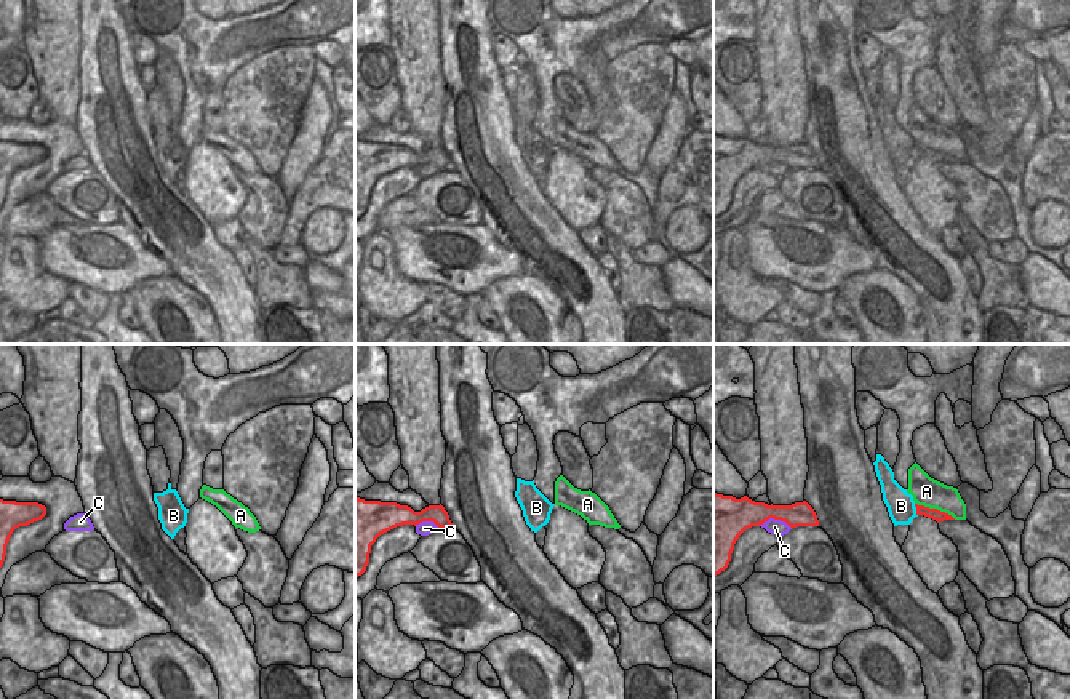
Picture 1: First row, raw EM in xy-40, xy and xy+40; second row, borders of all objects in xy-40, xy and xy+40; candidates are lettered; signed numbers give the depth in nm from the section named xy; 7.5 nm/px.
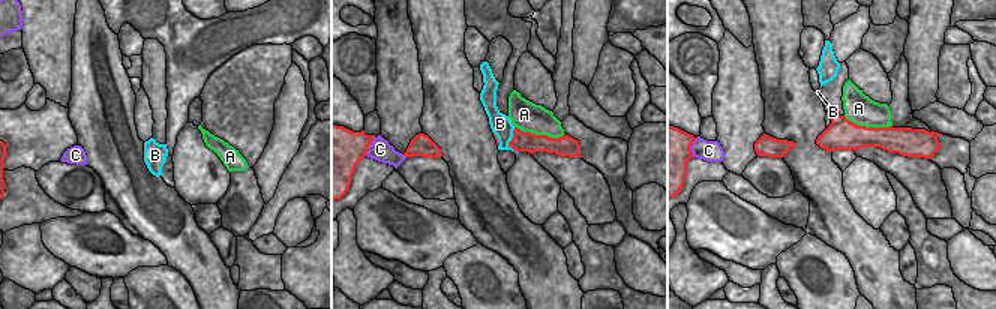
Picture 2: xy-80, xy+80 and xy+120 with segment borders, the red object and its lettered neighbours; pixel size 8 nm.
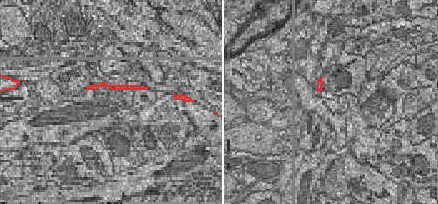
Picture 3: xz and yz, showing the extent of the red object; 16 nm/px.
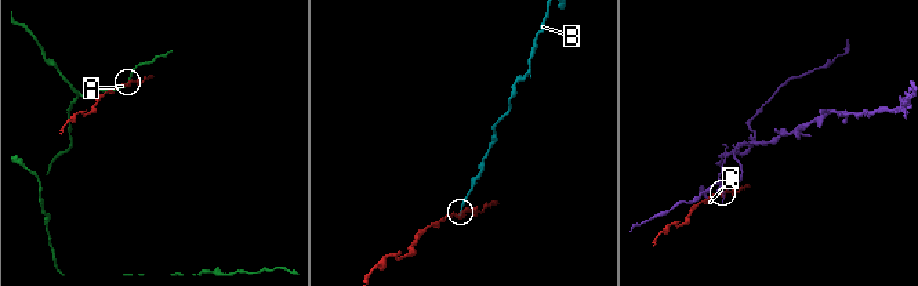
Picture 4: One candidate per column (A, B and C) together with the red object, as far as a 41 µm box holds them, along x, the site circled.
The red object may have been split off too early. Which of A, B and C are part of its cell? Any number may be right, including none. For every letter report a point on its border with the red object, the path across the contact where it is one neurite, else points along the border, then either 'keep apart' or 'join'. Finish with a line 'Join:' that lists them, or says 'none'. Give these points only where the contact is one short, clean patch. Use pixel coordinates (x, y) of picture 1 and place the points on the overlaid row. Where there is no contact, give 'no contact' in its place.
A: contact xy+40 (936, 509); border xy+40 (915, 503), (925, 507), (936, 507), (955, 519); keep apart
B: contact xy+40 (917, 511); border xy+40 (914, 504), (917, 515); keep apart
C: contact xy+40 (774, 519); keep apart
Join: none

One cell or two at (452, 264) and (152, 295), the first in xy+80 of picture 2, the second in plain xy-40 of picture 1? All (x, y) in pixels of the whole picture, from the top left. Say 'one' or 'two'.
one

